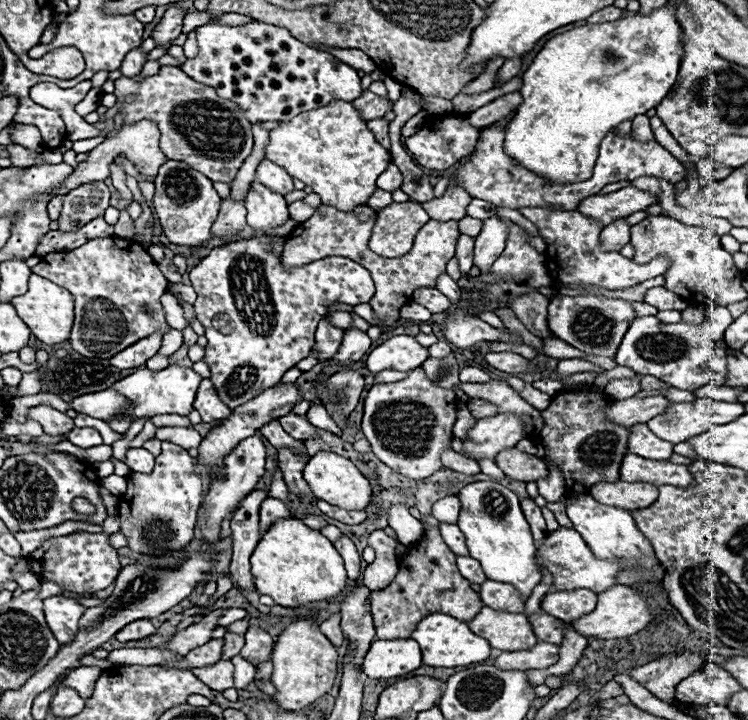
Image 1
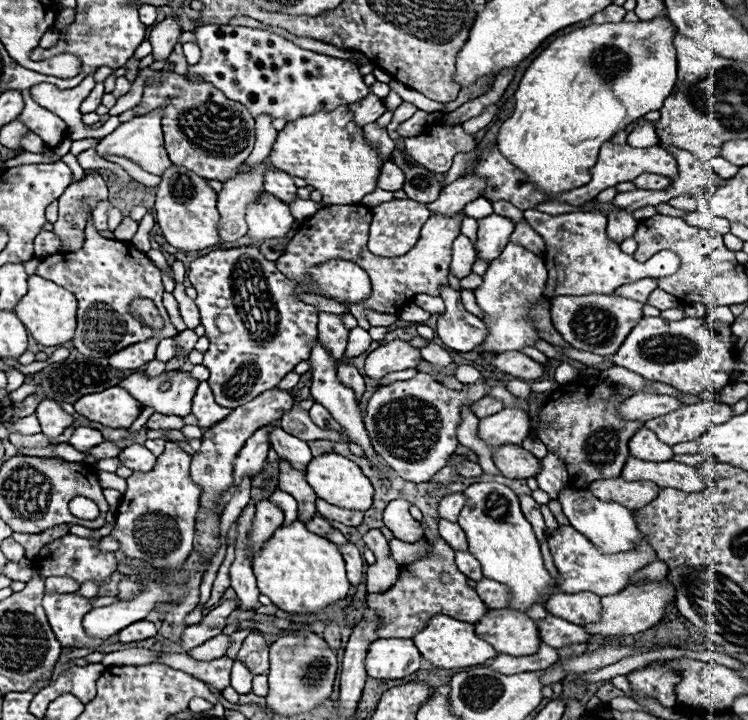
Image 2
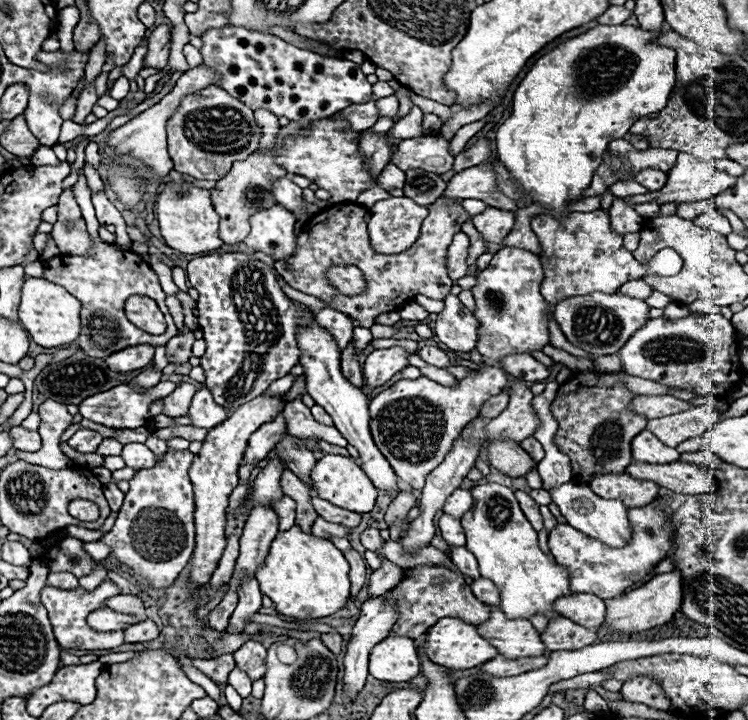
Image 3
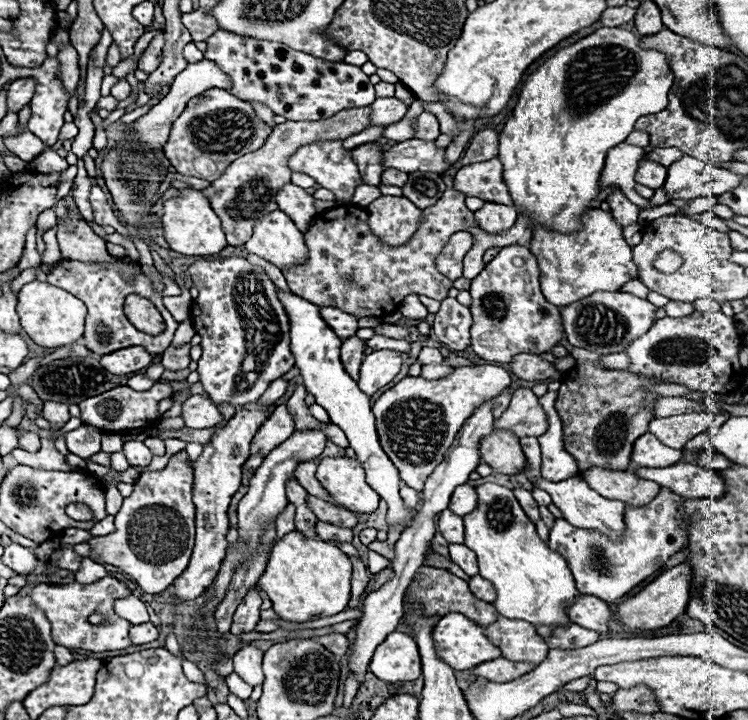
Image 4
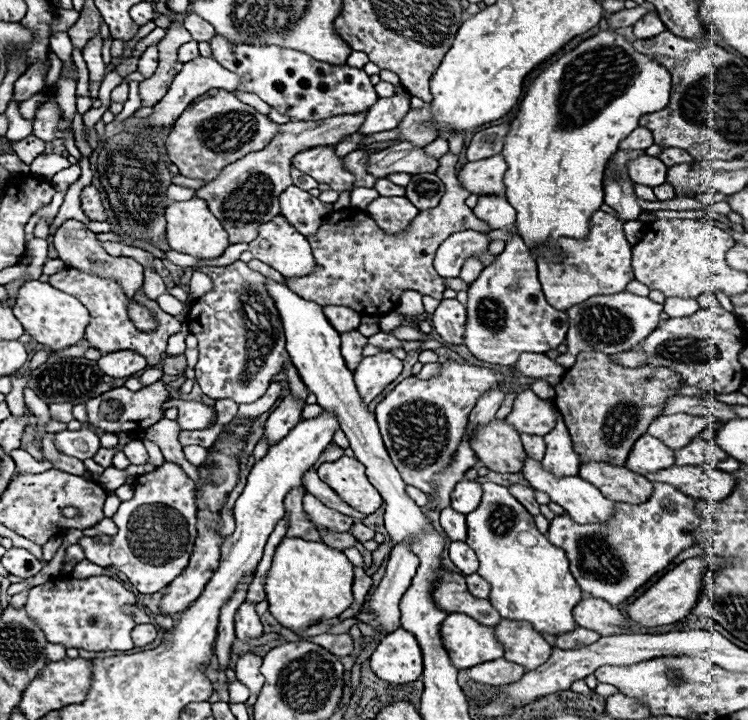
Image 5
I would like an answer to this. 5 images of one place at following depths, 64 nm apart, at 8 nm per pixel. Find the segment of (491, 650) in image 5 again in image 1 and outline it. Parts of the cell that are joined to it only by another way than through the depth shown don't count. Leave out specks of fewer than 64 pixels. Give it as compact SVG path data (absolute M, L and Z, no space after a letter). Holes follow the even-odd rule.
M440 612L424 616L416 624L410 638L420 644L422 662L426 666L456 668L456 666L468 666L468 664L482 662L482 660L486 660L490 656L490 644L484 638L470 632L470 628L464 622L460 622L460 620L456 620L456 618L448 616L448 614L440 614Z

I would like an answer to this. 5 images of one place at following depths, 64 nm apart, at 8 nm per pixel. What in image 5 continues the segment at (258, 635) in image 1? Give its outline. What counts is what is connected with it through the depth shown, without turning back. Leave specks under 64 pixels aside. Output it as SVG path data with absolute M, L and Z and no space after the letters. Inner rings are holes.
M246 652L236 660L236 666L234 666L236 678L240 682L244 682L252 694L260 692L264 686L264 676L260 674L260 664L262 664L262 658L258 654Z

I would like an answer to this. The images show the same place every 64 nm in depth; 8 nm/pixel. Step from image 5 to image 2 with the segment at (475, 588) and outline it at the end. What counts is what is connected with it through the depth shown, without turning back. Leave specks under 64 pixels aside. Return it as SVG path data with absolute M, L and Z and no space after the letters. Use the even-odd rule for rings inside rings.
M482 578L476 584L476 592L488 608L498 610L498 608L508 608L510 606L510 588L504 586L504 584Z

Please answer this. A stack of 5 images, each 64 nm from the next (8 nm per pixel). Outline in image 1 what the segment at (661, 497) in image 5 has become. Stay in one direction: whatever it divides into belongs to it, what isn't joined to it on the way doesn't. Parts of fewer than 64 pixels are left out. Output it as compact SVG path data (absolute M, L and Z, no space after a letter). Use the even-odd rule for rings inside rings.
M558 528L556 532L548 534L544 538L542 546L538 548L536 562L538 562L538 566L542 570L546 570L546 572L550 572L554 576L552 590L588 588L588 590L598 594L598 592L604 592L604 590L612 588L616 584L616 574L622 570L622 566L618 562L594 558L594 554L590 552L590 548L582 540L582 536L578 536L578 532L570 530L570 528Z

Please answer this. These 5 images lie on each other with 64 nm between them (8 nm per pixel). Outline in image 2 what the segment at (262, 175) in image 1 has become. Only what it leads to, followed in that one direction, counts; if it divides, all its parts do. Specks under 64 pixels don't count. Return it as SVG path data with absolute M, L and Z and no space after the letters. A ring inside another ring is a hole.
M270 168L264 172L264 188L266 192L278 196L282 202L290 204L296 200L296 186L292 182L292 176L278 170L278 168Z

